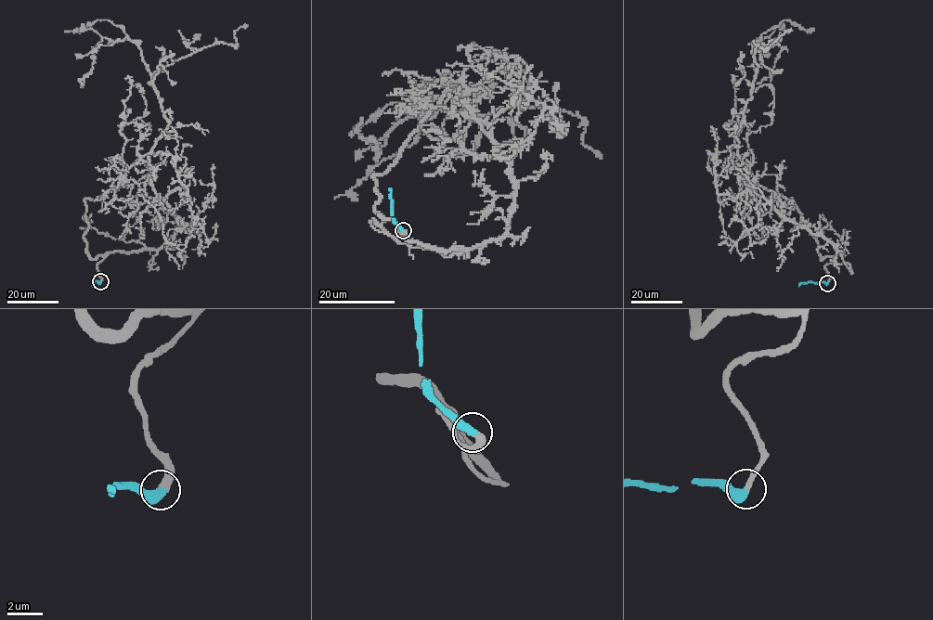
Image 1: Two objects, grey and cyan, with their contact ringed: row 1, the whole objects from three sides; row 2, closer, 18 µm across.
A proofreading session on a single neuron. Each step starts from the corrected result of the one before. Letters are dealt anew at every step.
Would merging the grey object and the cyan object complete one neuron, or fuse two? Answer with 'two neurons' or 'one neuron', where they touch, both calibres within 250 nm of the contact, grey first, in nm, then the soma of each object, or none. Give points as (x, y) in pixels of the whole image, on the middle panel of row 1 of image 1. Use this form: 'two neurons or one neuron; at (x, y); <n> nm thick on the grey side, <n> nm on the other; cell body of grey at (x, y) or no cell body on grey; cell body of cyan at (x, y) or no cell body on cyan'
one neuron; at (403, 230); 380 nm thick on the grey side, 500 nm on the other; no cell body on grey; no cell body on cyan

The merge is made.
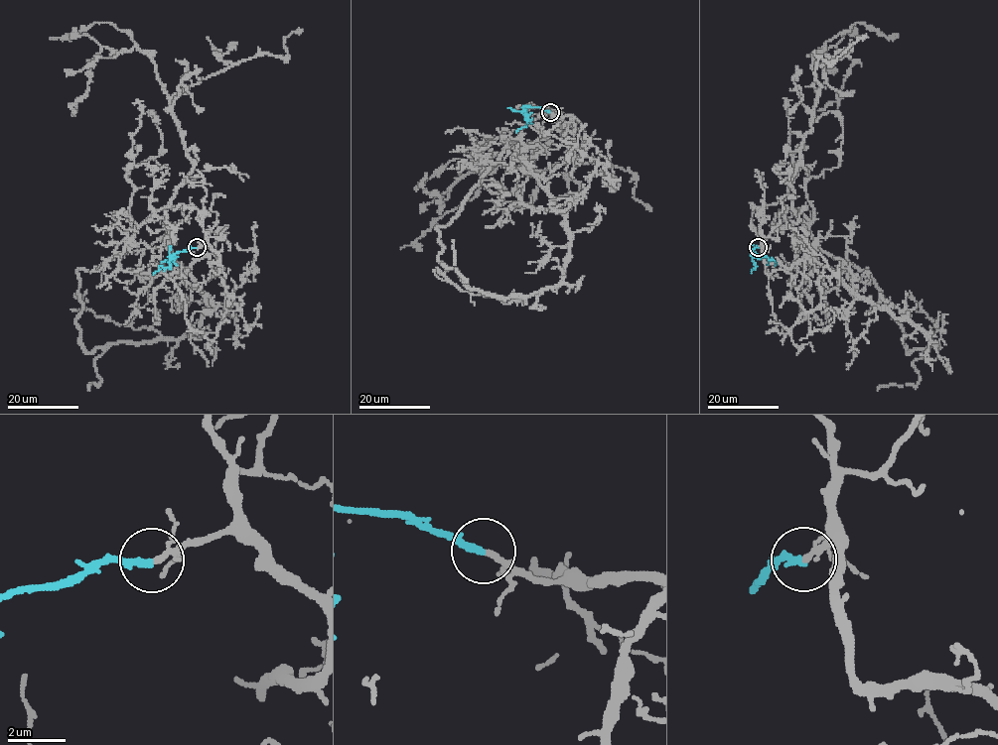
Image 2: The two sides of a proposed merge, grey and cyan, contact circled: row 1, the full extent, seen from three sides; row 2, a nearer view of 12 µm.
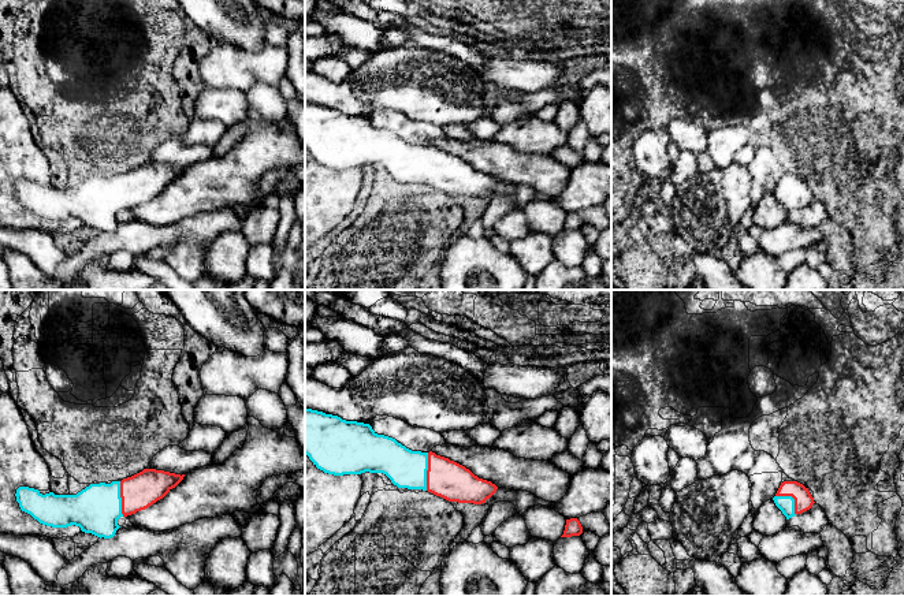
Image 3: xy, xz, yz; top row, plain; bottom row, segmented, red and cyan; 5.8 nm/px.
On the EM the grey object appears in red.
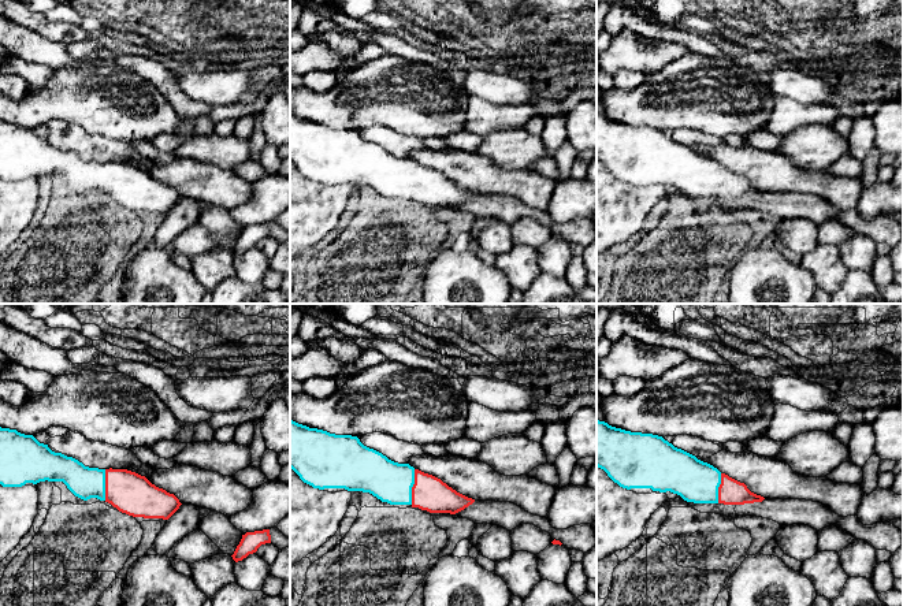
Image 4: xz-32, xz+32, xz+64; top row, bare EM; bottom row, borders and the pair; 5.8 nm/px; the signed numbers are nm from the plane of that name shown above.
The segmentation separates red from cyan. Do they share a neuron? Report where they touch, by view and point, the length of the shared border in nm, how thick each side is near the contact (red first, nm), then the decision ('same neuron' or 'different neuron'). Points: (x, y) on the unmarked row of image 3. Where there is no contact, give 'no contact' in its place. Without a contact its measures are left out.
contact xz (427, 166); length 220 nm; calibres 220 and 220 nm; same neuron

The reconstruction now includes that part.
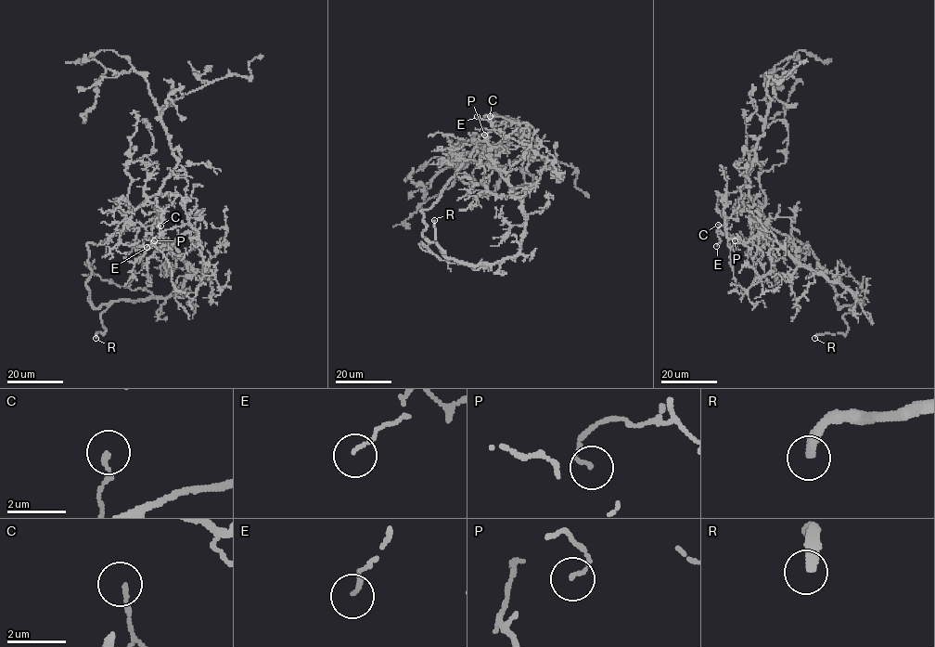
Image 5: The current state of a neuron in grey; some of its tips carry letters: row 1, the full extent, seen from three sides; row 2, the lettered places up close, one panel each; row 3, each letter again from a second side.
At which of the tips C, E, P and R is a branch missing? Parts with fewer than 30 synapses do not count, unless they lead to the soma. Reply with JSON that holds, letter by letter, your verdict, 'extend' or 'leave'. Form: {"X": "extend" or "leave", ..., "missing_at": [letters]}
{"C": "leave", "E": "leave", "P": "leave", "R": "extend", "missing_at": ["R"]}

